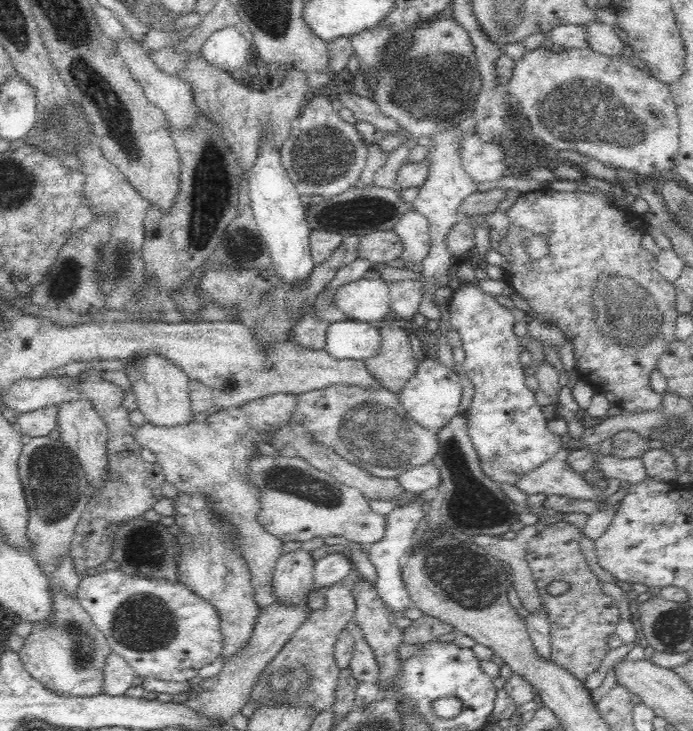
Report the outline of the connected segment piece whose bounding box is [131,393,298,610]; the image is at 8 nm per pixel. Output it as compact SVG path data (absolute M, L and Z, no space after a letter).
M294 393L275 394L253 400L244 406L217 411L202 422L158 427L146 421L141 427L131 426L140 446L155 454L155 462L160 464L165 480L174 484L179 491L206 495L212 511L232 523L239 556L244 558L249 569L254 601L260 610L276 603L272 582L276 562L284 554L284 543L277 536L266 532L256 520L261 504L257 488L247 478L247 462L259 453L257 442L271 444L267 438L291 419L296 400L298 395Z

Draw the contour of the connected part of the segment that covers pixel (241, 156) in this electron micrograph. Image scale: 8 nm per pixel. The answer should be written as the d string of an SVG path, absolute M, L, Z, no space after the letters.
M201 54L190 55L188 64L184 65L178 76L192 84L192 97L196 101L194 105L204 117L208 117L209 122L221 130L229 148L234 151L238 174L247 171L248 176L256 162L262 134L267 134L267 138L271 138L271 144L281 151L284 142L292 134L292 122L301 114L306 104L306 94L311 88L307 83L309 74L296 68L289 69L280 86L272 90L262 91L258 85L245 88L231 74L207 64Z

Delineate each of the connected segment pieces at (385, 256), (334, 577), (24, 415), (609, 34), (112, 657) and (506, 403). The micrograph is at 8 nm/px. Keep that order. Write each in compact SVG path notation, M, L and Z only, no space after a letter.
M395 229L377 230L360 239L357 253L358 257L374 265L396 260L401 256L402 250L402 241Z
M327 554L314 566L314 587L328 589L352 574L351 562L343 554Z
M48 405L32 412L19 412L11 425L31 438L48 436L50 432L57 430L57 406Z
M598 20L580 25L582 25L584 31L586 31L588 48L604 56L622 56L625 43L616 35L616 32L610 25Z
M111 652L104 668L104 682L102 694L107 696L126 696L126 692L133 686L136 676L132 667L120 655Z
M475 281L462 282L461 286L453 291L448 311L450 311L450 326L458 331L461 347L466 353L465 362L462 364L463 370L474 384L474 396L464 415L467 433L479 456L479 465L483 474L490 480L514 486L520 476L538 468L560 450L561 436L554 435L548 429L550 413L538 404L534 392L524 383L526 375L519 360L520 338L514 333L515 319L512 311L504 307L504 304L498 303L492 295L486 295Z

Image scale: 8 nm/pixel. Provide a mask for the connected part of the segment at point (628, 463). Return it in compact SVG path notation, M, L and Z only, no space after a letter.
M595 451L594 466L602 470L606 479L618 478L624 486L638 484L647 477L641 458L628 457L620 459L612 454L605 456Z

